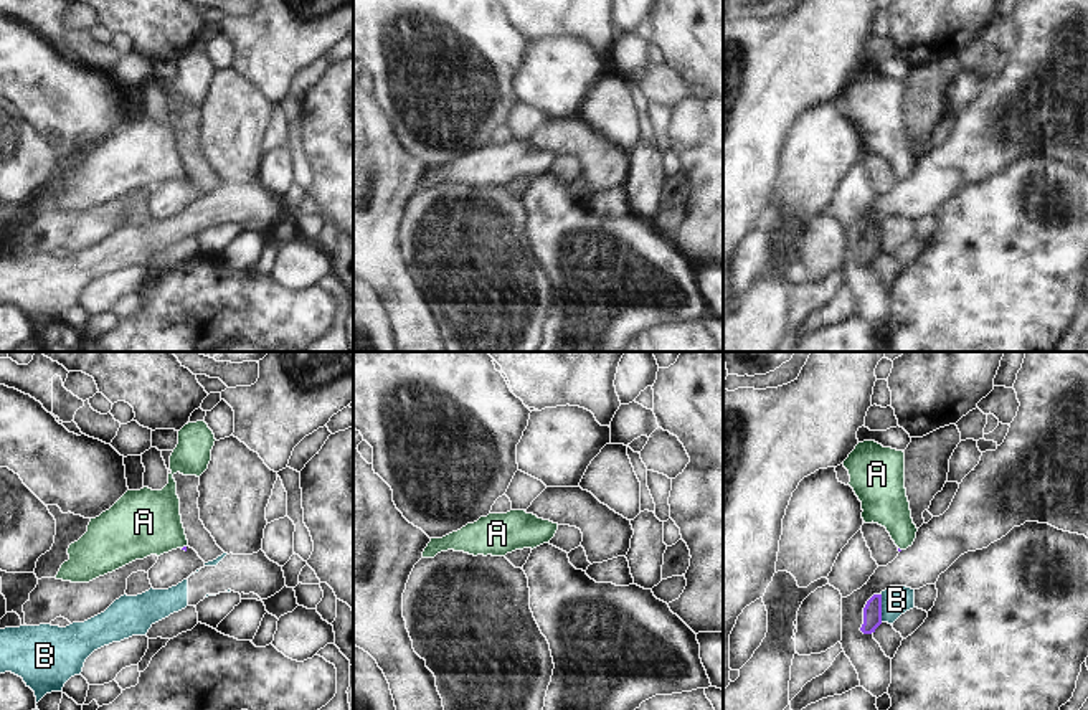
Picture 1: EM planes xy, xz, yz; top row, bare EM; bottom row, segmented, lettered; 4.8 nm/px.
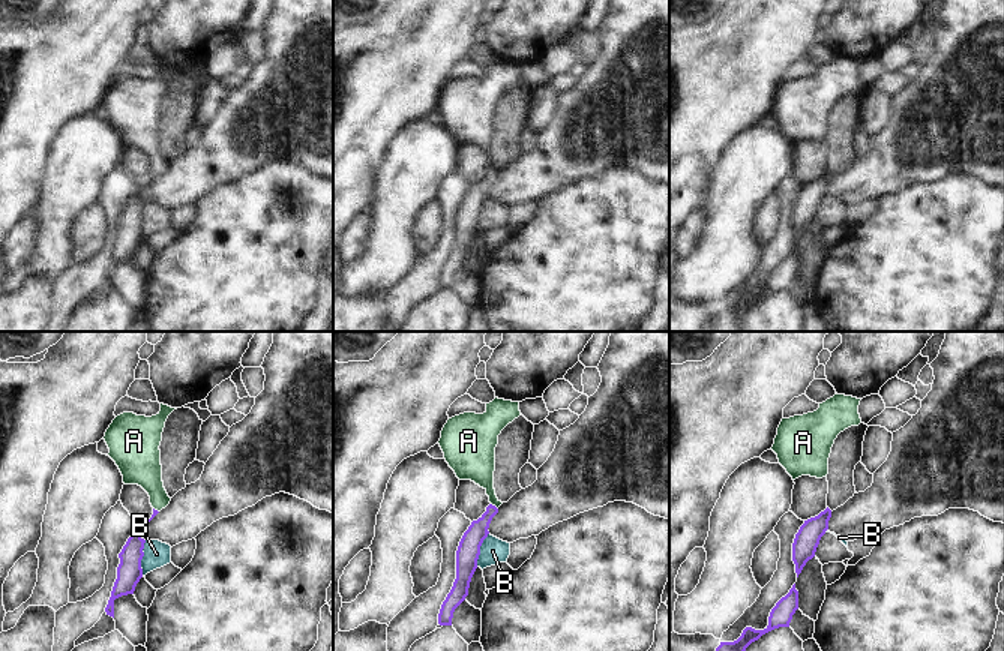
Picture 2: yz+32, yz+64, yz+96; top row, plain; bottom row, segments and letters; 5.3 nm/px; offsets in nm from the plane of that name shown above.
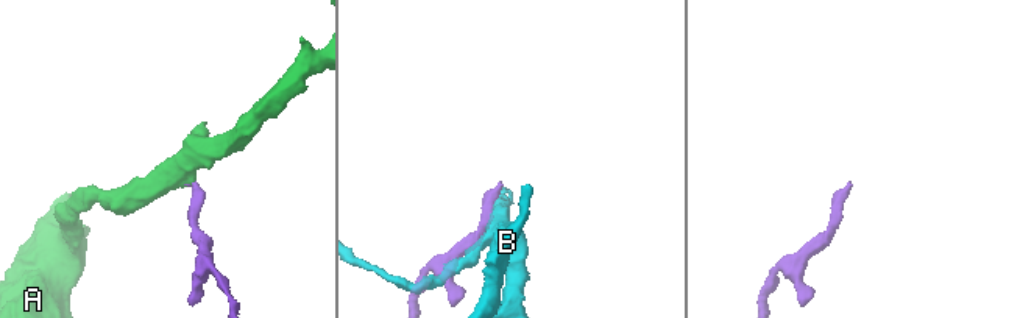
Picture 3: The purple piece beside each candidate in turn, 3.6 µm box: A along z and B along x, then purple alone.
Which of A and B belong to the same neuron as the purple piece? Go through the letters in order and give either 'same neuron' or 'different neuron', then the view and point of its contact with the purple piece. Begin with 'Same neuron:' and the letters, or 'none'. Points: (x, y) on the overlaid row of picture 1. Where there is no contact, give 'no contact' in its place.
Same neuron: A
A: same neuron | xy (184, 547)
B: different neuron | yz (880, 608)

